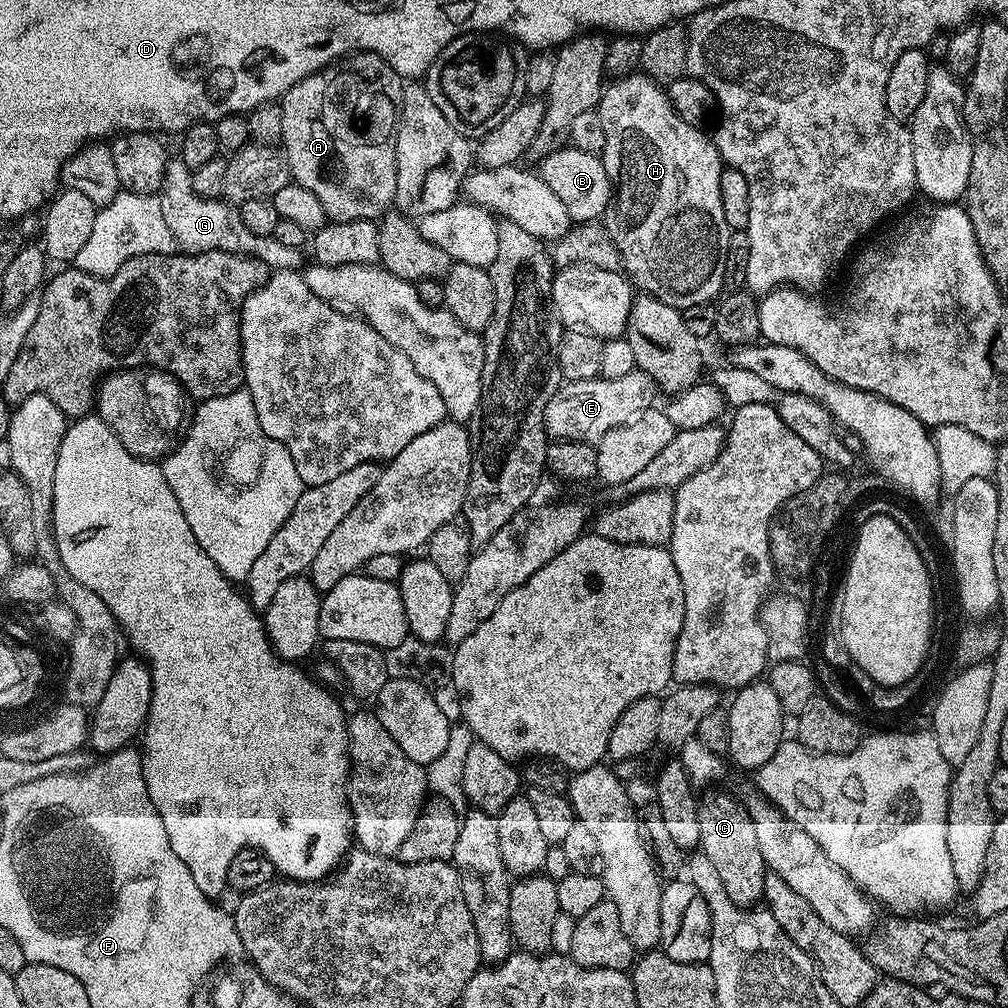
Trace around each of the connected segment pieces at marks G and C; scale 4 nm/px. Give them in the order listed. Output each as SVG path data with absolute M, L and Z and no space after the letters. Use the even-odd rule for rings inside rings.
M178 158L169 159L164 171L164 184L158 195L162 202L166 226L170 226L170 234L174 234L177 245L185 253L222 250L239 256L252 256L256 260L266 262L269 270L296 270L301 267L301 249L286 246L272 236L253 234L242 223L239 207L233 206L229 201L200 196L192 185L192 169L187 168Z
M708 790L698 800L698 822L702 826L699 851L714 862L714 870L726 889L726 898L739 908L751 909L759 905L764 898L766 874L770 871L762 858L758 846L758 830L751 814L743 803L724 792ZM757 903L757 904L756 904Z

